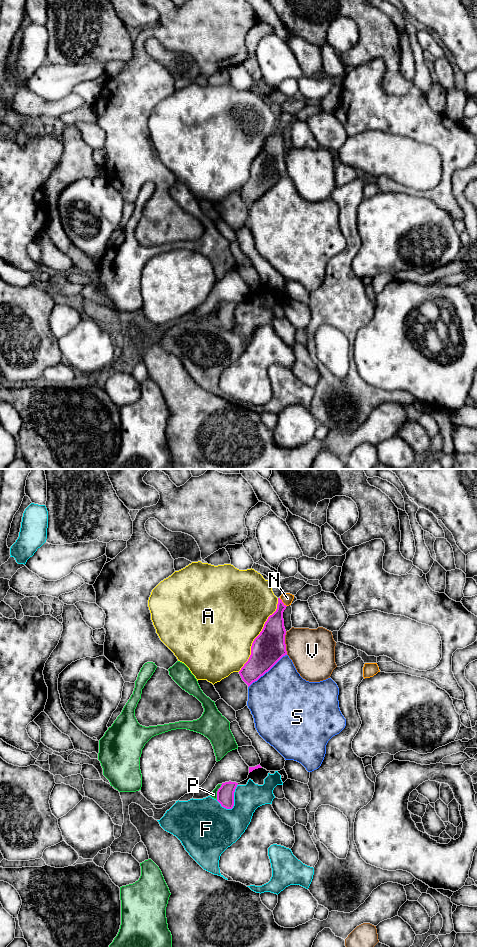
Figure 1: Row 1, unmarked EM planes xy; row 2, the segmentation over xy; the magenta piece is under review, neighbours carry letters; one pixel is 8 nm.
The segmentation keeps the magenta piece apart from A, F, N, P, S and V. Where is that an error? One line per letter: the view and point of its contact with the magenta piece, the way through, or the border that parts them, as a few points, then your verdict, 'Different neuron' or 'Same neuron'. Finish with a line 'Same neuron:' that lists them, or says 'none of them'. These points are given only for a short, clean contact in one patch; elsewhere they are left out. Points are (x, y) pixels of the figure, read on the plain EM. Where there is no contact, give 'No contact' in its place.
A: Touches magenta at xy (258, 155). Different neuron
F: Touches magenta at xy (233, 321). Different neuron
N: Touches magenta at xy (282, 122). Path across: xy (274, 152), (275, 141), (282, 122), (287, 118). Same neuron
P: Touches magenta at xy (217, 312). Different neuron
S: Touches magenta at xy (267, 191). Different neuron
V: Touches magenta at xy (284, 163). Boundary: xy (285, 152), (285, 170), (287, 174). Different neuron
Same neuron: N

